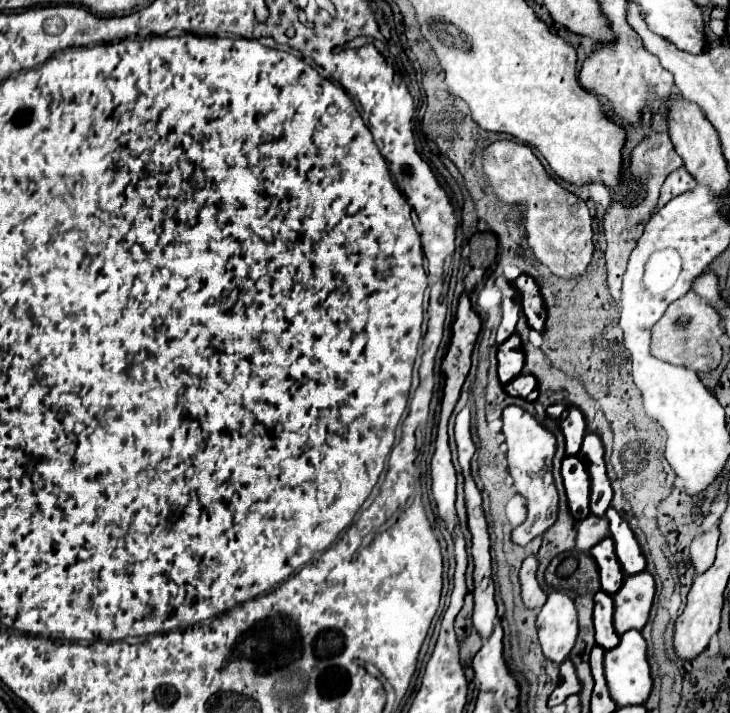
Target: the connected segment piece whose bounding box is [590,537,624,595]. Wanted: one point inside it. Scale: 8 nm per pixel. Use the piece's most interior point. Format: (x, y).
(611, 577)

